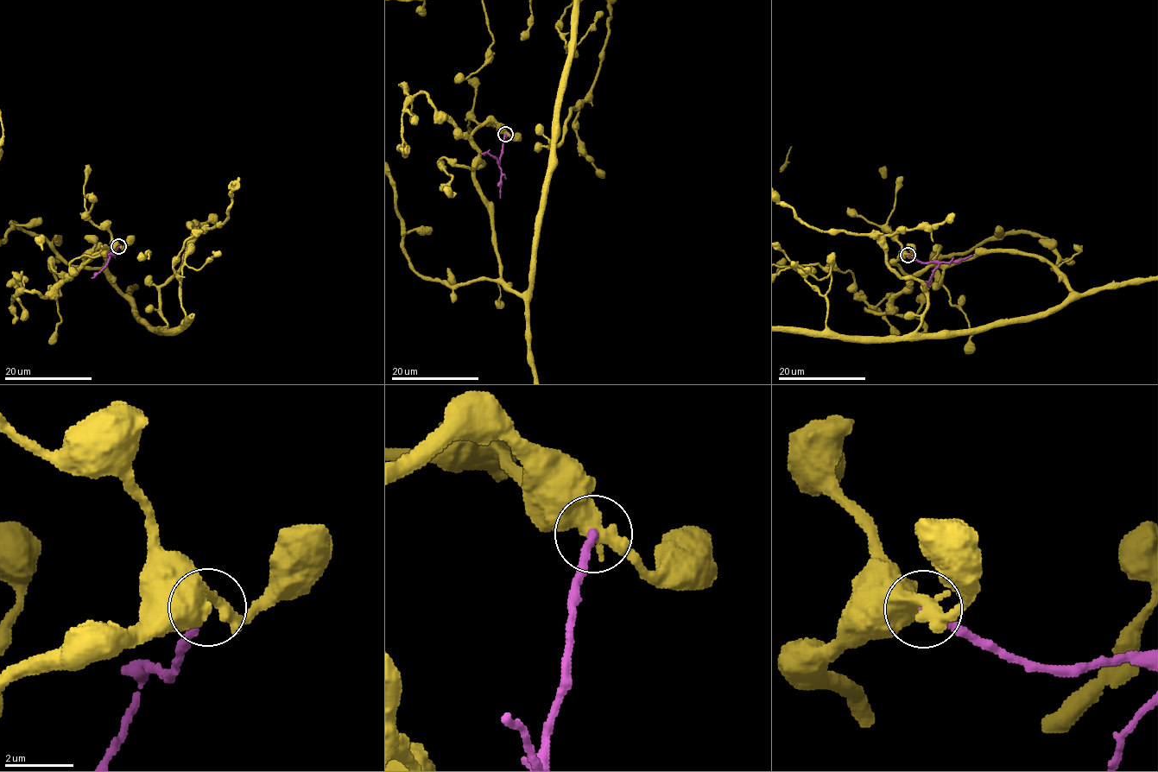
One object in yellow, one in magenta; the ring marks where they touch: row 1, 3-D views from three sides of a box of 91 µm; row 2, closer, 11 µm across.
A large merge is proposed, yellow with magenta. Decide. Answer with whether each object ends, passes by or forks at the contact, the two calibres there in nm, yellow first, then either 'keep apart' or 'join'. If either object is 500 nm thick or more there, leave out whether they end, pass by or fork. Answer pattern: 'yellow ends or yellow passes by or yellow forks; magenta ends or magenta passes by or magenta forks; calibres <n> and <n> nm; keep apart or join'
calibres 500 and 240 nm; keep apart

